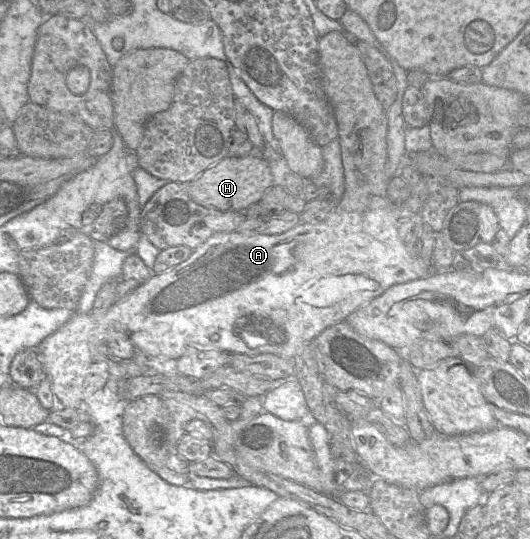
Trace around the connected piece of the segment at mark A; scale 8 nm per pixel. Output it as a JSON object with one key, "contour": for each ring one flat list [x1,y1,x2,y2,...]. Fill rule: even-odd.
{"contour":[[331,31,318,41,319,61,321,67,322,84,327,99,333,109,338,126,338,140,341,145,342,163,345,177,345,190,342,197,335,204,329,216,320,223,299,223,296,227,277,235,267,234,241,234,238,232,218,232,209,237,202,245,193,250,190,257,184,262,174,266,170,270,152,274,134,292,125,298,116,301,102,318,93,318,89,314,76,313,67,323,56,332,44,339,36,348,39,358,43,364,46,376,50,379,52,390,57,400,57,406,64,408,83,407,83,382,93,360,91,357,91,346,106,344,108,335,113,331,123,332,129,336,135,349,141,351,151,359,174,359,178,360,186,352,197,349,220,350,230,354,240,353,247,355,258,355,262,353,273,353,283,358,293,359,304,347,305,344,314,340,322,331,337,322,345,321,355,310,384,293,390,287,426,277,432,273,432,263,420,258,413,249,409,249,401,240,398,233,398,220,389,208,387,198,387,185,391,178,386,175,387,160,387,116,378,101,368,70,364,64,361,53,356,43,350,42,340,31],[268,343,272,348,256,348]]}

